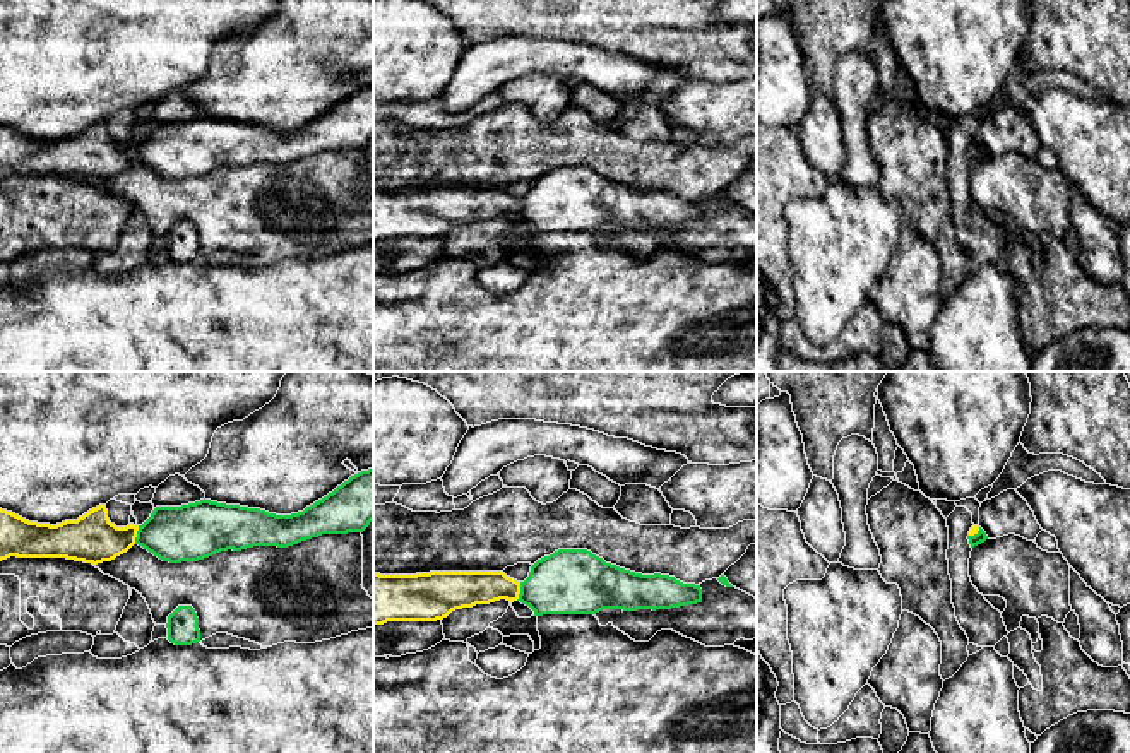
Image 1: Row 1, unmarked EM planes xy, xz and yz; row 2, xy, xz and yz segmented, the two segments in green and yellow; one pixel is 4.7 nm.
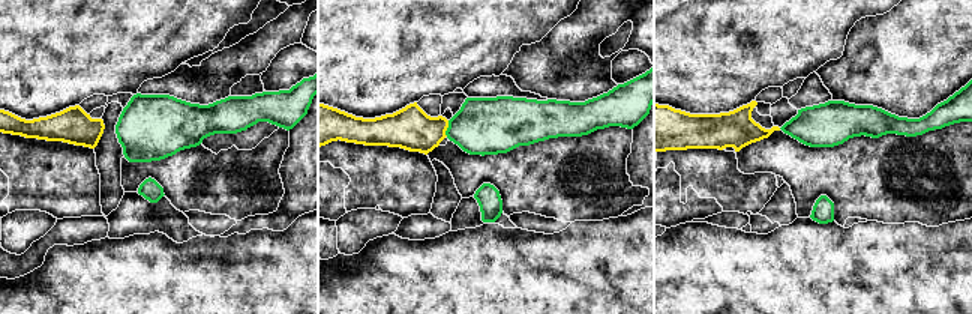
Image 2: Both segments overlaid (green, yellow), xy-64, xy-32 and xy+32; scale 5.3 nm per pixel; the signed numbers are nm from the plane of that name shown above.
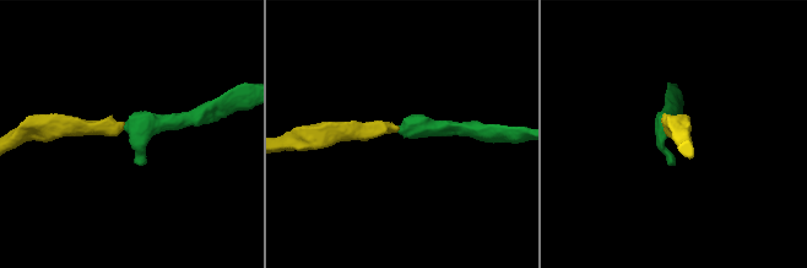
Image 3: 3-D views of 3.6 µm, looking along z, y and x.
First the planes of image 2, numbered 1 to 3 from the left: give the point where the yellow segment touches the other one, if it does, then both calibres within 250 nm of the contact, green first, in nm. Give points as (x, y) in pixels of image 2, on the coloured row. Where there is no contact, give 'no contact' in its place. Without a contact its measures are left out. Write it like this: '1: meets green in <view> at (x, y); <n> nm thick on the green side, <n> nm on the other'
1: no contact
2: meets green in xy-32 at (447, 128); 300 nm thick on the green side, 220 nm on the other
3: no contact

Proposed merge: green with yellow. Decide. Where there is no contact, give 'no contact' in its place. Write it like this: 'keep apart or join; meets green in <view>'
join; meets green in xy

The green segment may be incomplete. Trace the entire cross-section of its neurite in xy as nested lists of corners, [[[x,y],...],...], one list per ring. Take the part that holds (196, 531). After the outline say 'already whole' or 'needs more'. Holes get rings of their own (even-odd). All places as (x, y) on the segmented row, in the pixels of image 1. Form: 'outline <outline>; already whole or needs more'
outline [[[373,469],[361,471],[332,493],[291,515],[276,515],[260,508],[200,500],[181,507],[156,507],[142,525],[116,527],[99,505],[77,520],[56,525],[29,522],[0,508],[0,561],[17,558],[67,558],[84,563],[111,561],[134,544],[170,563],[199,561],[221,551],[241,551],[253,546],[288,548],[322,534],[363,532],[373,520]]]; needs more

